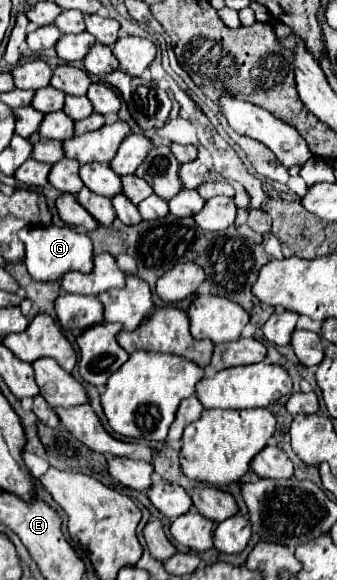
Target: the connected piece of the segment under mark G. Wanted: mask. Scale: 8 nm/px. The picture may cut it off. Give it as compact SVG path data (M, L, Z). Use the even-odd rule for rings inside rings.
M31 226L19 232L19 238L25 244L25 266L33 280L39 282L57 282L63 274L77 270L77 272L91 272L93 270L93 244L87 234L79 234L75 228L69 226Z

